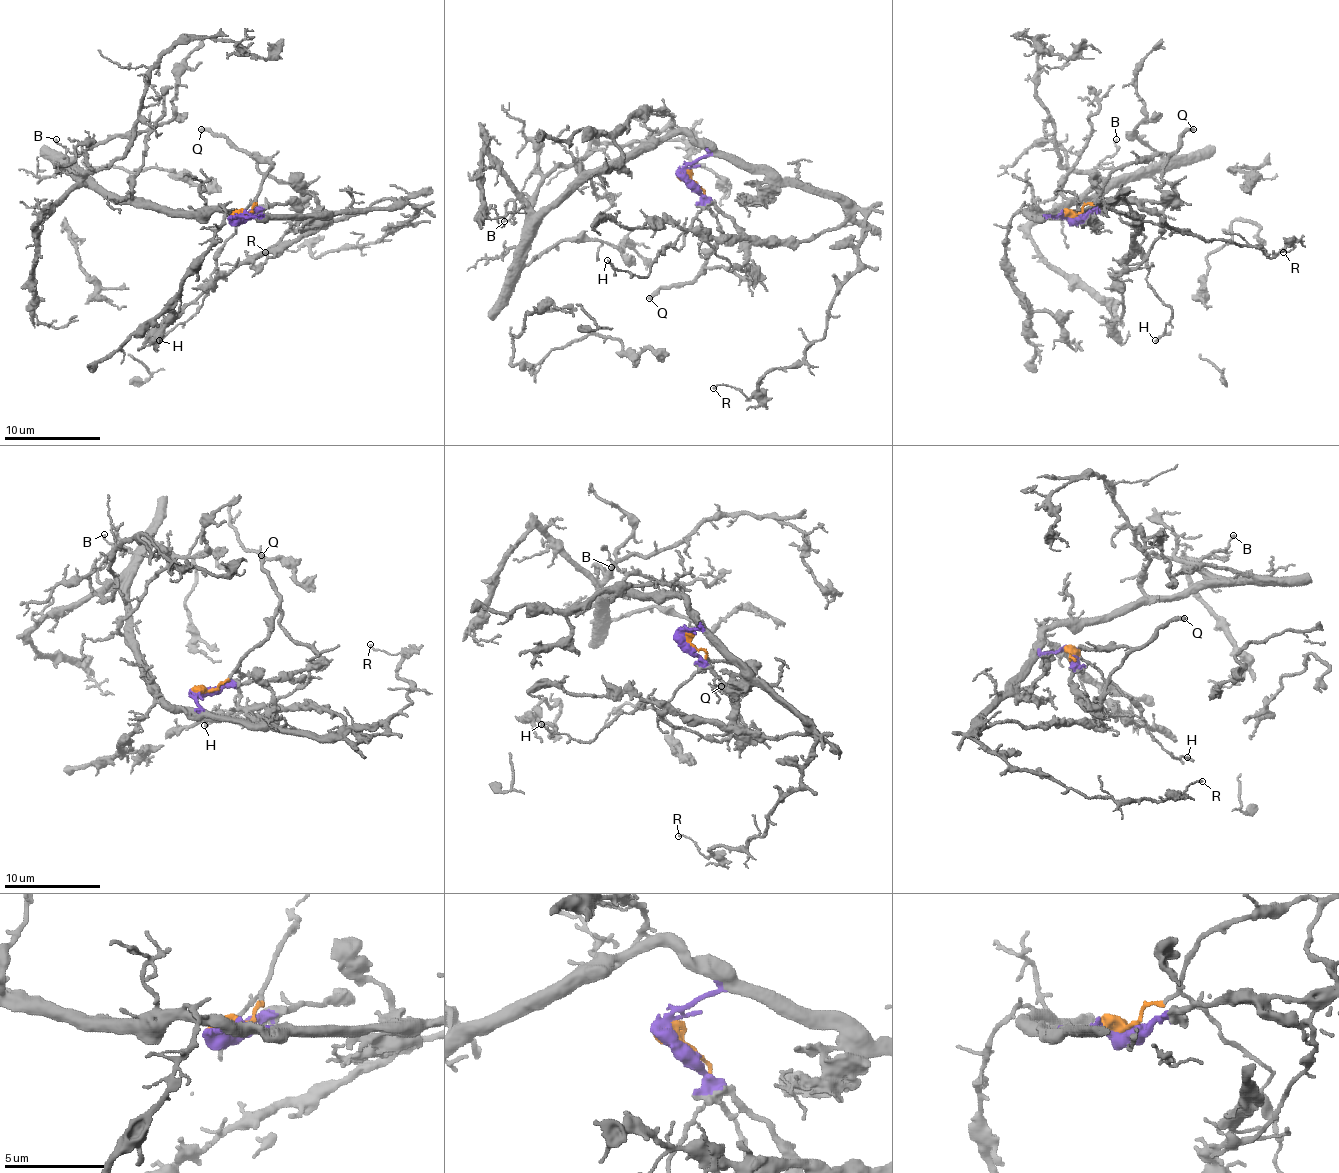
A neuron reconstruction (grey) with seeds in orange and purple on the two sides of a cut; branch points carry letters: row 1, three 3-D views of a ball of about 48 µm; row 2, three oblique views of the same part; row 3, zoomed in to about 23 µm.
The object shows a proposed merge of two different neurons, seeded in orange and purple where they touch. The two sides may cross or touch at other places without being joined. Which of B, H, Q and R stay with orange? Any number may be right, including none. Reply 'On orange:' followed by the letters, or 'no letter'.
On orange: H, Q

